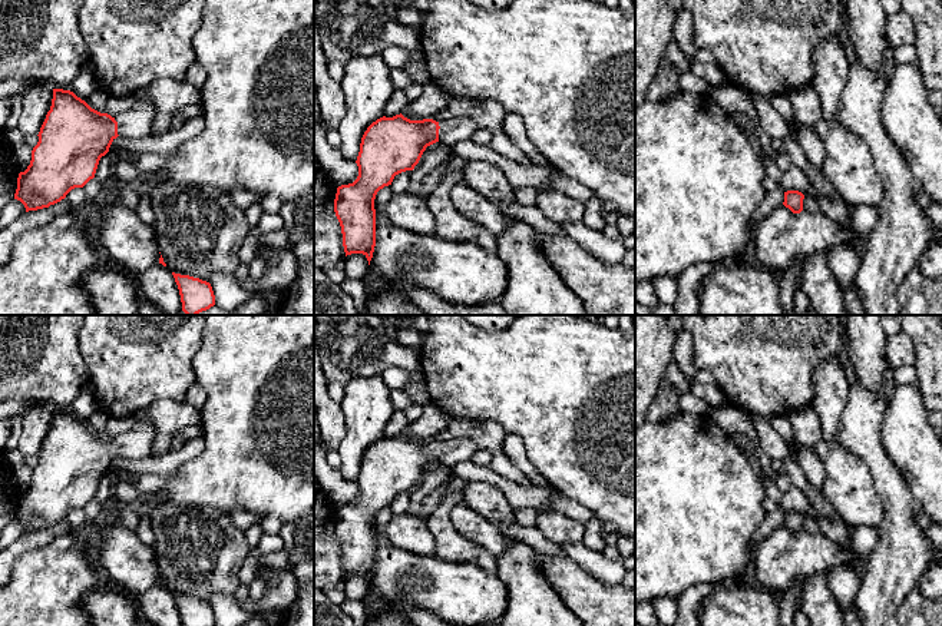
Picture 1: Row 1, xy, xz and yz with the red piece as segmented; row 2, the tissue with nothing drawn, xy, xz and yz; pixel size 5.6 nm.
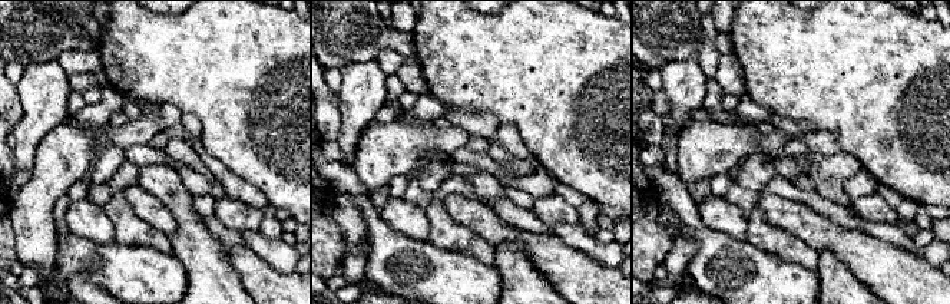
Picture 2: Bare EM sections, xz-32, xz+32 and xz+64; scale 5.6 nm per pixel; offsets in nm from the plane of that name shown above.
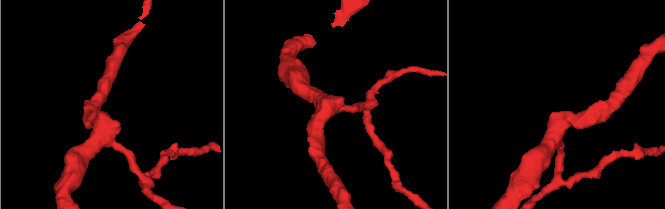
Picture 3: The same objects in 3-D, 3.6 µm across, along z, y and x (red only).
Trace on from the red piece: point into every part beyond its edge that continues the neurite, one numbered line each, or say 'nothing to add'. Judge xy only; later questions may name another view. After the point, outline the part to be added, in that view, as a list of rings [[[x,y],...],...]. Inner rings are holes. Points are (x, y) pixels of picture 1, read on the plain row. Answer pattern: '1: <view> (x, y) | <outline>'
1: xy (136, 443) | [[[142,413],[135,415],[135,425],[113,437],[118,443],[118,456],[125,460],[141,460],[151,456],[152,444],[161,434],[152,423],[143,420]]]

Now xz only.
1: xz (456, 450) | [[[452,438],[439,444],[439,463],[453,467],[457,463],[469,461],[479,450],[473,438]]]

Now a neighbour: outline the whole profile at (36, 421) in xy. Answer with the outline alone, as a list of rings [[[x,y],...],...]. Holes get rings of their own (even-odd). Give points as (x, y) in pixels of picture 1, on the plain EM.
[[[34,405],[27,408],[20,417],[22,433],[17,448],[23,456],[39,456],[52,427],[53,408],[47,405]]]

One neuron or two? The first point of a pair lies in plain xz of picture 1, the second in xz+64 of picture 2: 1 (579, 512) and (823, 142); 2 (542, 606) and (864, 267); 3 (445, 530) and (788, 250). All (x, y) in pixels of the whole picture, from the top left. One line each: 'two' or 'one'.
1: one
2: two
3: one

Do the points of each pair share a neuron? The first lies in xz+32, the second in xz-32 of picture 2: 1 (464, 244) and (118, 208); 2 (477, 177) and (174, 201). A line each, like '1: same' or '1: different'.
1: same
2: same

